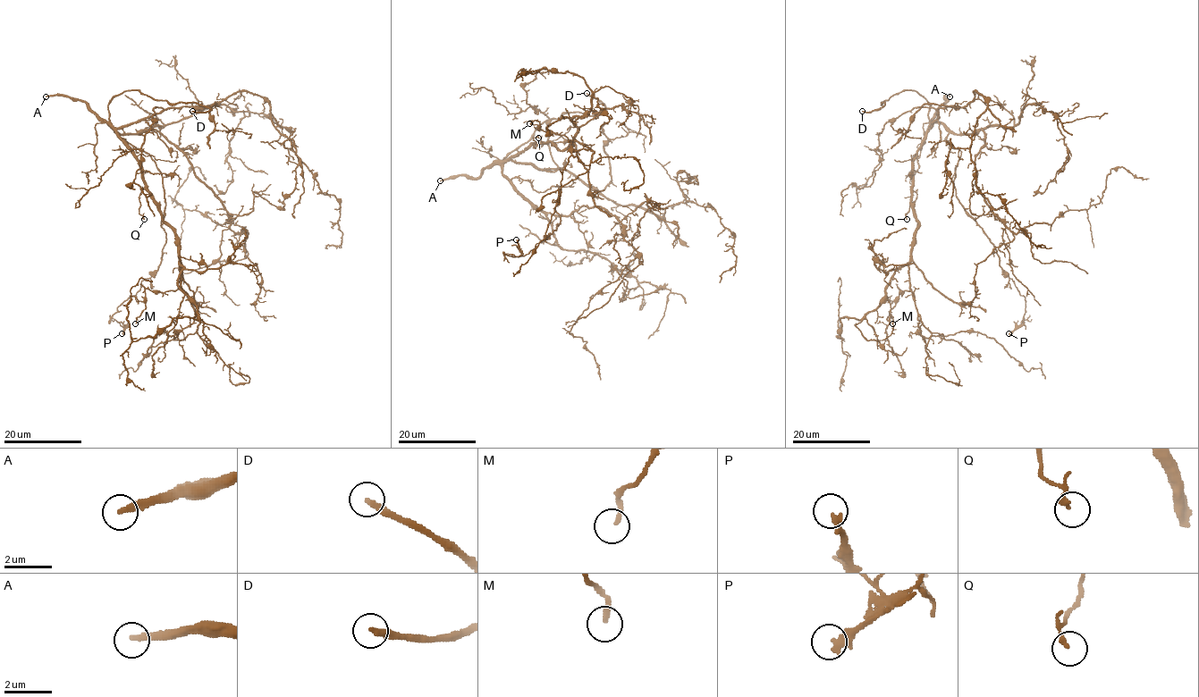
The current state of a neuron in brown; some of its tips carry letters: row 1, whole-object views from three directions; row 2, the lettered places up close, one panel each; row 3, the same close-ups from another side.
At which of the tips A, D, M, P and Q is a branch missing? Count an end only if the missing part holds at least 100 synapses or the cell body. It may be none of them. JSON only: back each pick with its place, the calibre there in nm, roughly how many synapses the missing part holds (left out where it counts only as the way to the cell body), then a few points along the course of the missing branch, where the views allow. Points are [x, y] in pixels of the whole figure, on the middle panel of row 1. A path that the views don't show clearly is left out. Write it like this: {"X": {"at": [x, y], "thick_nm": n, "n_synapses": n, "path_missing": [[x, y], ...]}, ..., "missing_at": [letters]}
{"A": {"at": [440, 180], "thick_nm": 280, "n_synapses": 250}, "D": {"at": [586, 93], "thick_nm": 280, "path_missing": [[586, 93], [577, 62], [581, 50], [578, 50]]}, "missing_at": ["A", "D"]}

